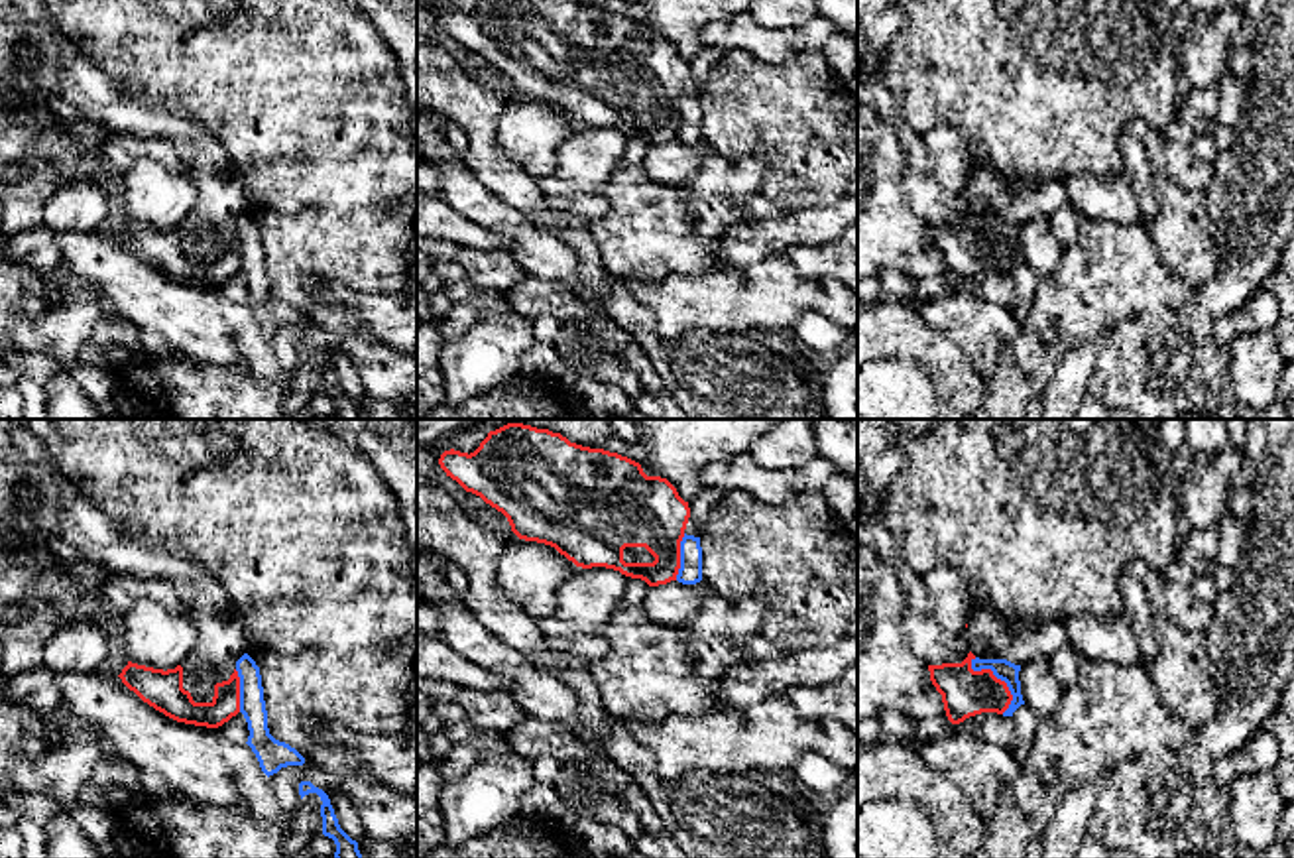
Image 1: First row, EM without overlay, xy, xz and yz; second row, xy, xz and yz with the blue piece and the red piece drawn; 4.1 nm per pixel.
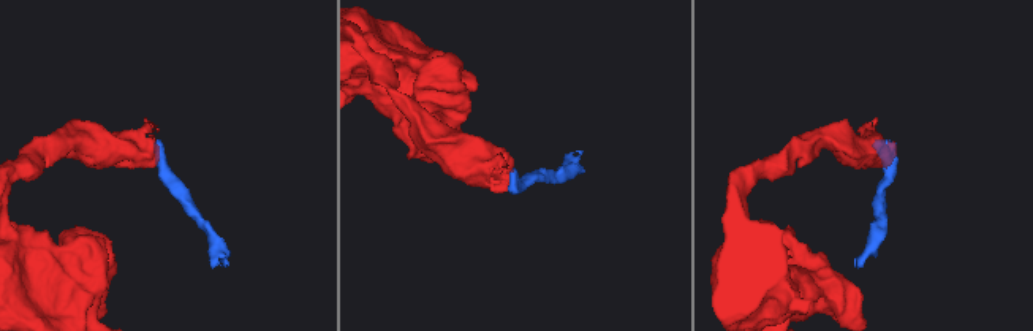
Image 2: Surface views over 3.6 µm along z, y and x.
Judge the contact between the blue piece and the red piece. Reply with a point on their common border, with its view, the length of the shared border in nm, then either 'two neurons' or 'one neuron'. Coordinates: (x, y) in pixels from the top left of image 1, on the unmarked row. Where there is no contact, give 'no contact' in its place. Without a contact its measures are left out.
yz (999, 237) | 260 nm | two neurons

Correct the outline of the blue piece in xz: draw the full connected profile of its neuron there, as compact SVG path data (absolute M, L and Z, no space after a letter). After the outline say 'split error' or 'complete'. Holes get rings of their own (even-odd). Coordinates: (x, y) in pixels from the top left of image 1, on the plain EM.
M686 94L680 100L680 128L676 140L696 144L702 140L702 106L700 96Z | complete

